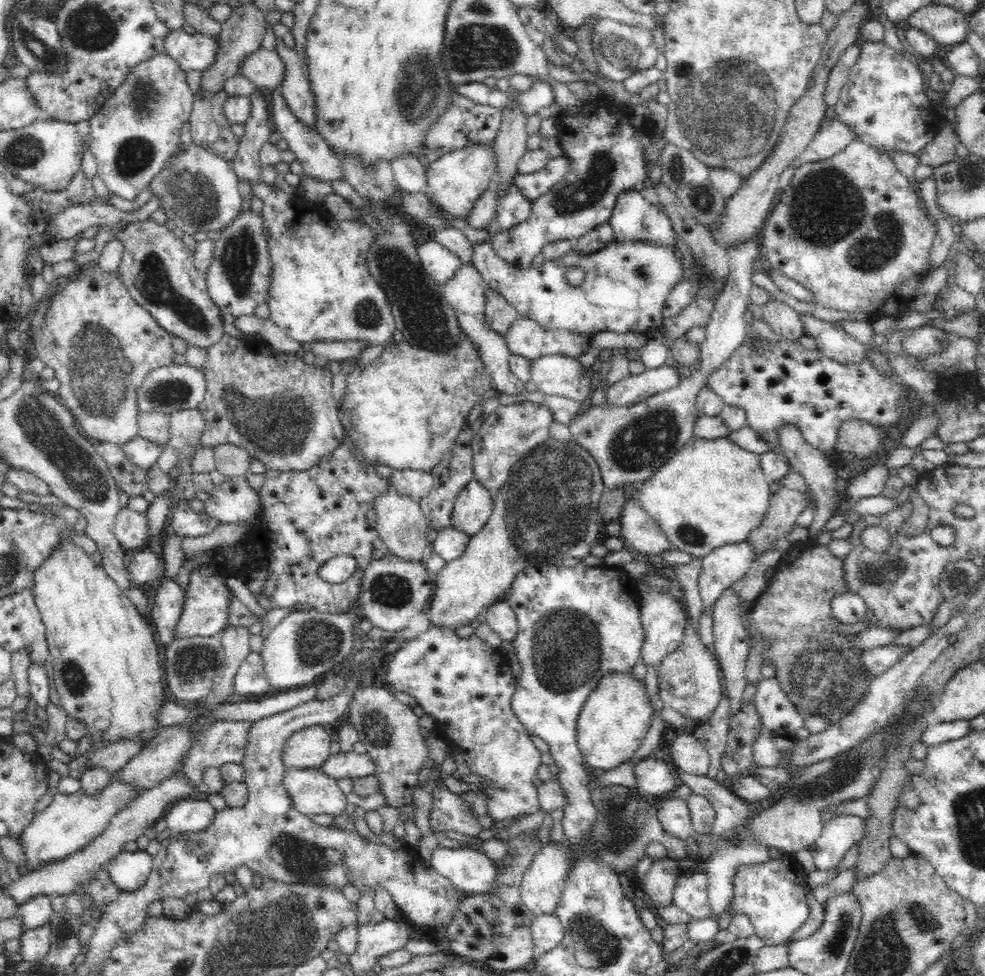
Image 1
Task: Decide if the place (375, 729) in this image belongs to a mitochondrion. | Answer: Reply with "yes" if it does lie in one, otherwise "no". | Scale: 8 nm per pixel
yes

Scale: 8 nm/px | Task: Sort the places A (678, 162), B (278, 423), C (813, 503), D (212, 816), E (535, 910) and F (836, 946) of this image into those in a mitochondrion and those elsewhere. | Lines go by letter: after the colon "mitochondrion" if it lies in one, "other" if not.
A: mitochondrion
B: mitochondrion
C: other
D: other
E: other
F: mitochondrion

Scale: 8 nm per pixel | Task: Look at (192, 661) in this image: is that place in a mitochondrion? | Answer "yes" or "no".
yes

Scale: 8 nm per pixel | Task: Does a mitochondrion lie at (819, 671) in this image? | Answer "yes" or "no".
yes

